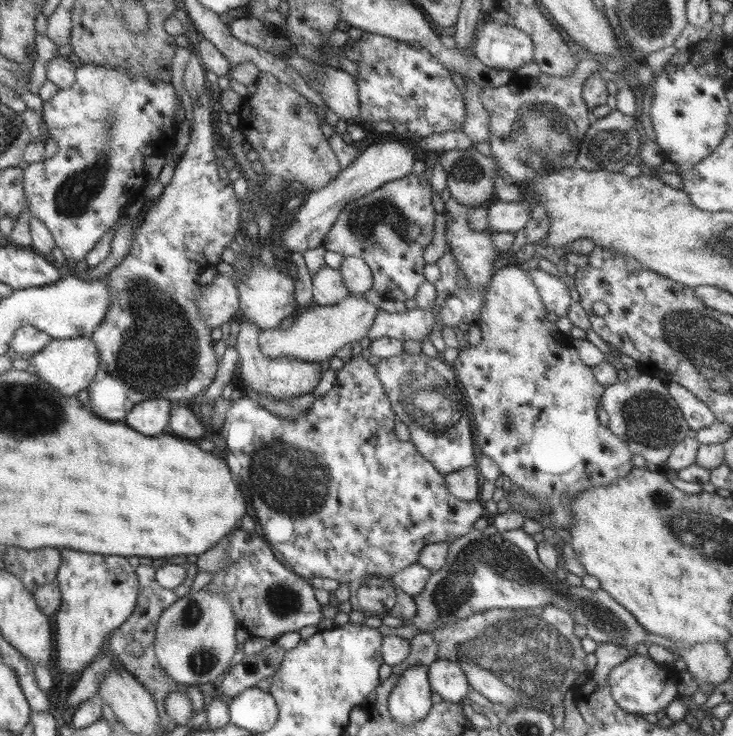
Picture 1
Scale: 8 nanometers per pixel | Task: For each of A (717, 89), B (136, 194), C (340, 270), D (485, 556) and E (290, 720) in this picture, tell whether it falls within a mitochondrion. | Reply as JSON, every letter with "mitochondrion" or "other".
{"A":"other","B":"other","C":"other","D":"mitochondrion","E":"other"}

